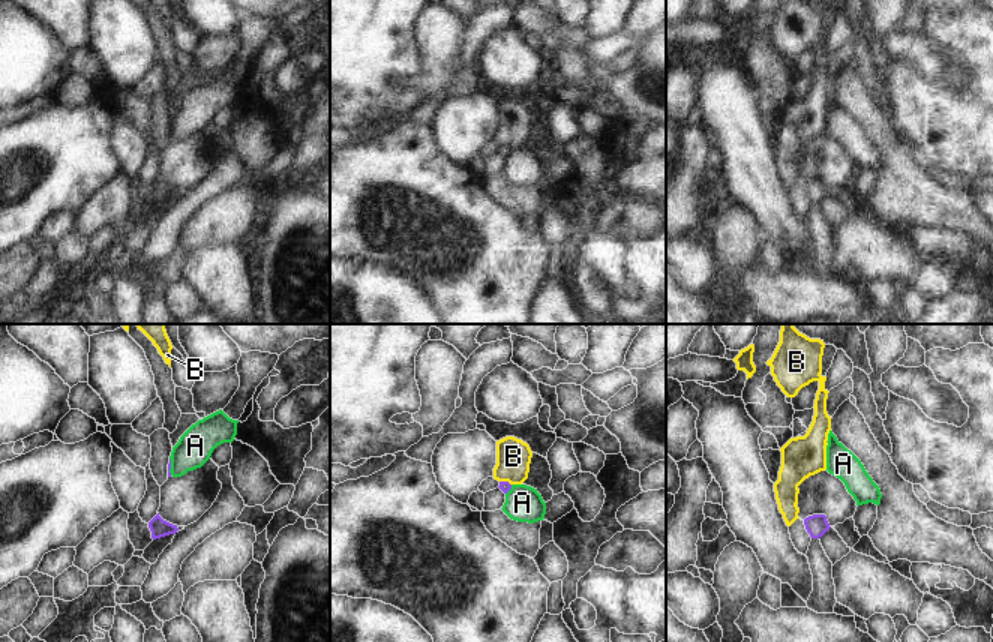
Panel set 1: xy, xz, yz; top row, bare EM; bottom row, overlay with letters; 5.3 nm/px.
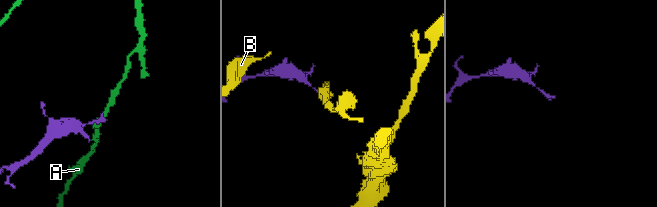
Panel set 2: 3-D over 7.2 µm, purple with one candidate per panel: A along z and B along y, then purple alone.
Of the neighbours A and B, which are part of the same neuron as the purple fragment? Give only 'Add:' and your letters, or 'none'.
Add: none

